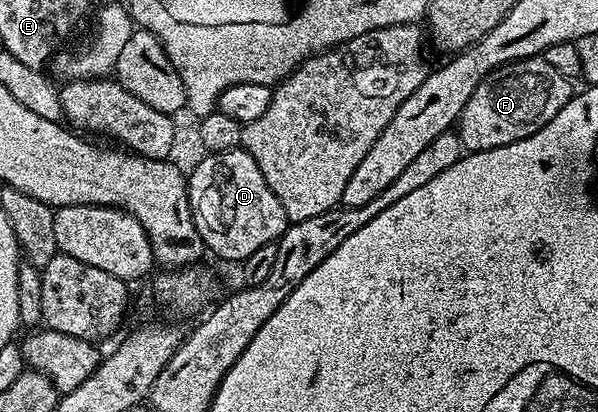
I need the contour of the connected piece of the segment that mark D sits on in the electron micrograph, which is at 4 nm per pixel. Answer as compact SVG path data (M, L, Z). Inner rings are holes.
M243 148L227 150L221 154L211 152L187 175L188 199L192 219L198 228L198 236L209 251L213 250L228 262L243 263L250 252L258 252L262 244L270 244L281 238L290 223L278 196L270 192L266 176L254 164Z

